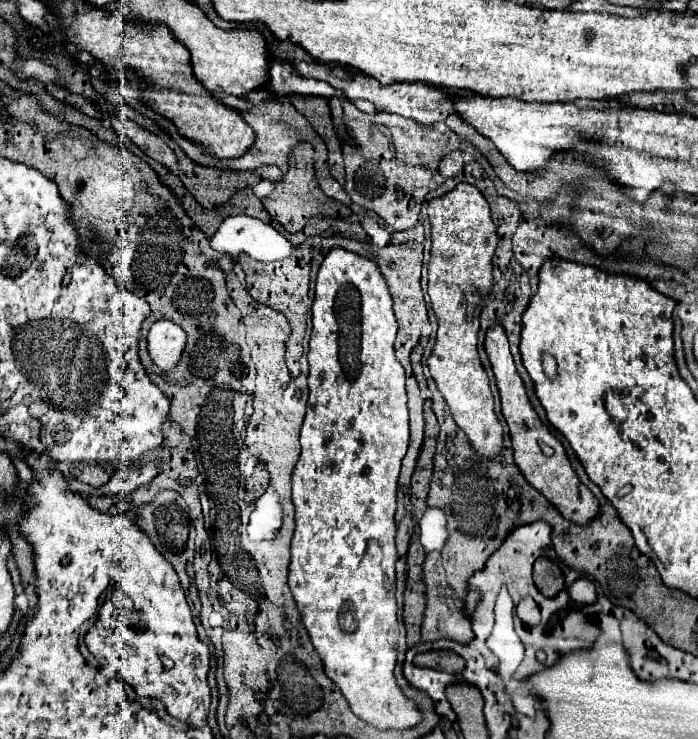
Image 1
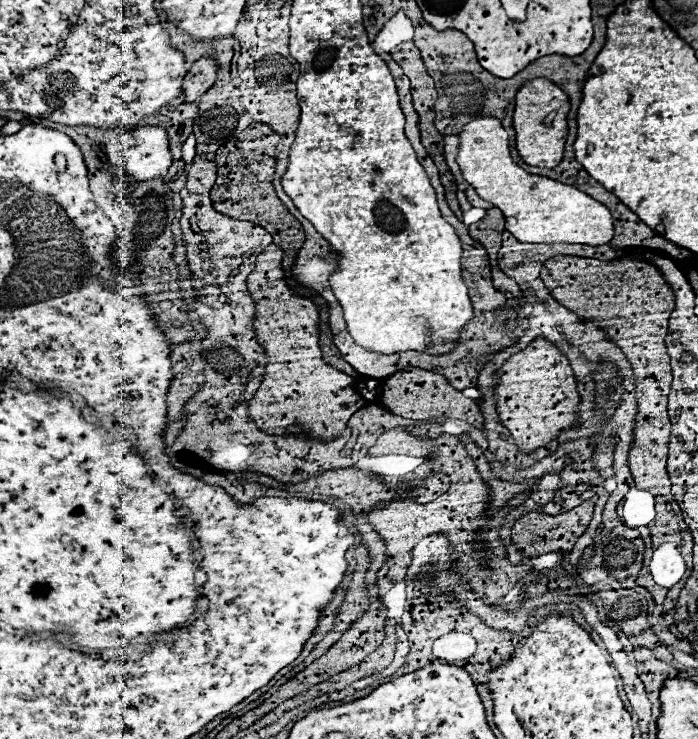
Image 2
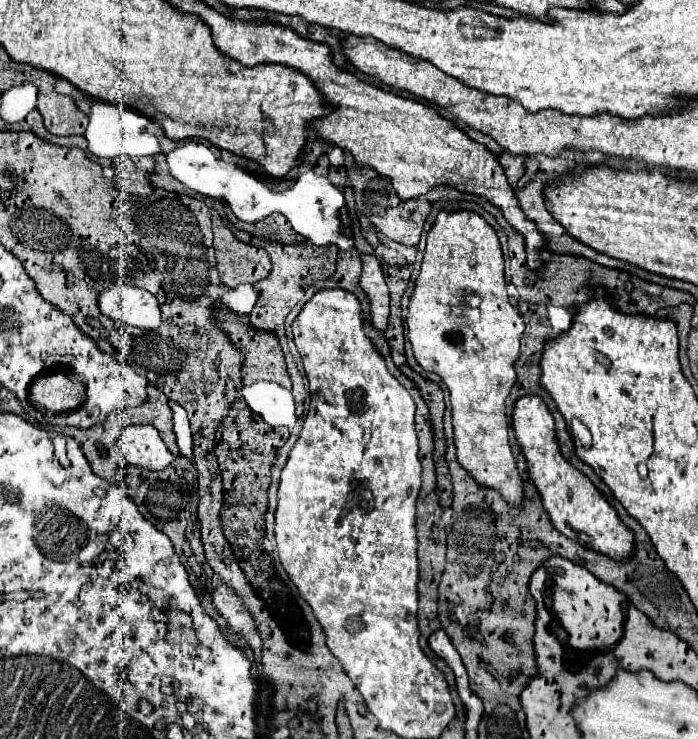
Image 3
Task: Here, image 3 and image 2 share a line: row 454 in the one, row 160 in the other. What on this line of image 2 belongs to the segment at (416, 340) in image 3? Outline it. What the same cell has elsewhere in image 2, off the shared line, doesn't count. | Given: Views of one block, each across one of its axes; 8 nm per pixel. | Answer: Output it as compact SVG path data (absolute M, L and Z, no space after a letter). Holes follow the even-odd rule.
M478 118L462 128L458 164L464 180L474 186L478 196L504 212L506 230L520 242L602 246L614 236L612 214L604 204L574 186L538 174L532 176L512 160L508 134L498 118Z

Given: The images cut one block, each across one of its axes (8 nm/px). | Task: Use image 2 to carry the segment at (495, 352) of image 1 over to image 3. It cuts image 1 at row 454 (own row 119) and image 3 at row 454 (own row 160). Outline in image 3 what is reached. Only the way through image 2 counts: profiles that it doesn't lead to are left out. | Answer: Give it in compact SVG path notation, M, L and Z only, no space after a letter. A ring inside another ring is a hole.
M522 396L514 406L514 430L522 452L528 460L530 478L534 480L544 508L552 524L568 538L576 540L588 550L602 552L612 560L628 560L634 554L634 532L624 526L616 510L604 500L600 490L578 472L568 460L562 458L554 434L552 414L540 396Z

